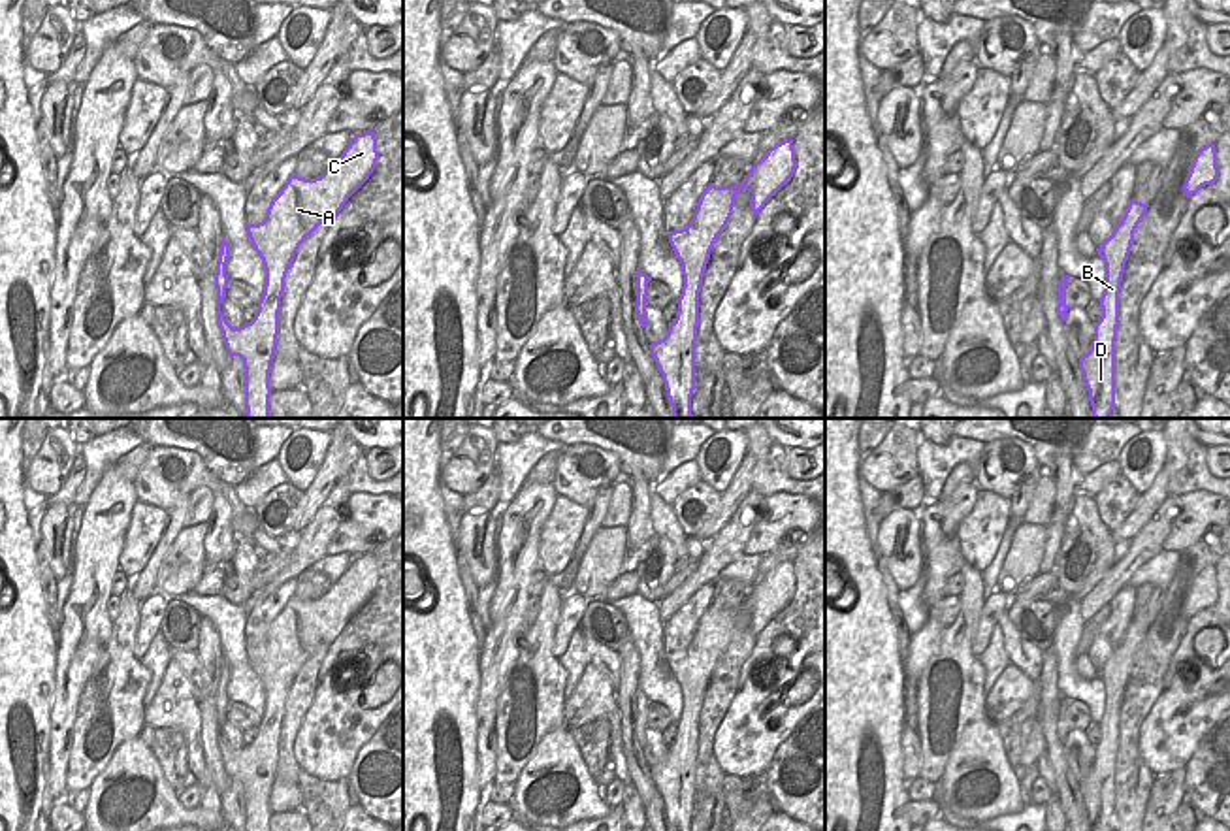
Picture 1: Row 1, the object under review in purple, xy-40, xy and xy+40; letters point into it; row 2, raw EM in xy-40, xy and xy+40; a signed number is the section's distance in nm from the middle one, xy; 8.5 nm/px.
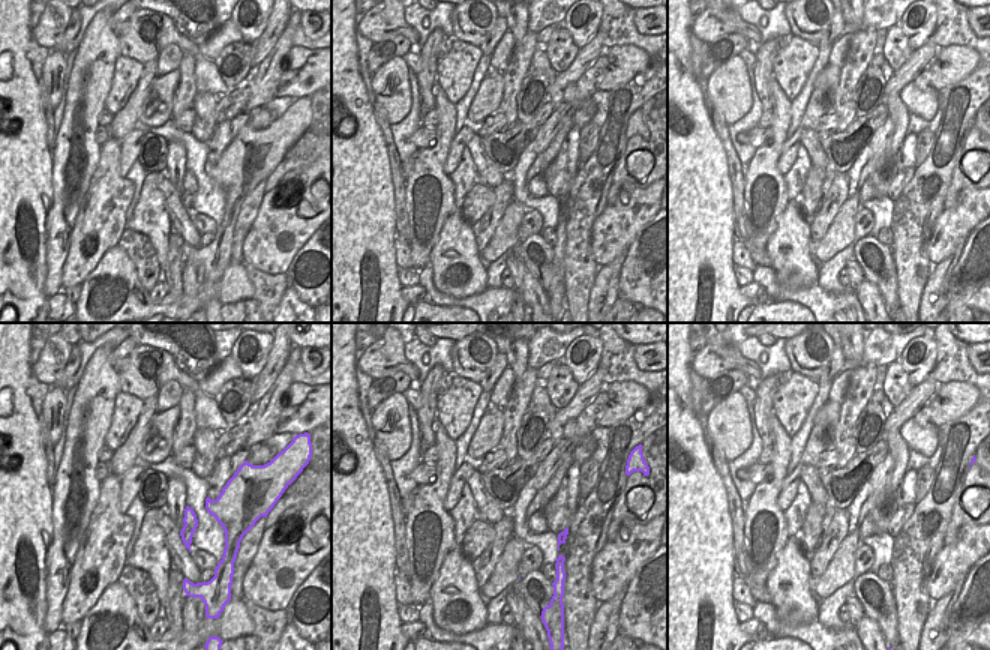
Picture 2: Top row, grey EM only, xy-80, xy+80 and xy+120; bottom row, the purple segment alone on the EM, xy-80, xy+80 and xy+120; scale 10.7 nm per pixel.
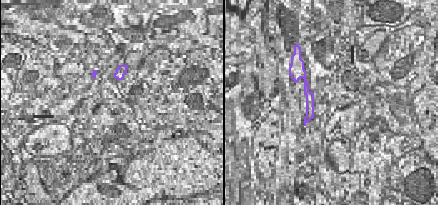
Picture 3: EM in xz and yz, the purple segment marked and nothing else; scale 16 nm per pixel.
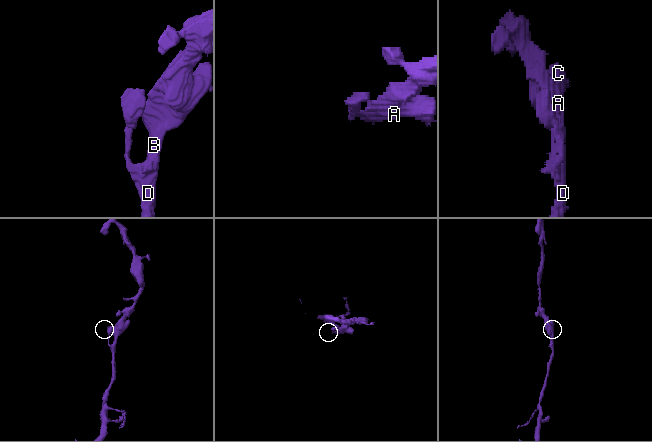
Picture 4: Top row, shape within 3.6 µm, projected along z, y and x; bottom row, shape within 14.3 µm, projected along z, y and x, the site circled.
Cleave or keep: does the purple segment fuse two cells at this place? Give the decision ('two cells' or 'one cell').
one cell

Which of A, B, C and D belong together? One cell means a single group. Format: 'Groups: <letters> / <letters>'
Groups: A B C D.

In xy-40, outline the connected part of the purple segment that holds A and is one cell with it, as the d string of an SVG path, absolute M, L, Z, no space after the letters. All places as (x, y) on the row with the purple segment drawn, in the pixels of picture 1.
M375 132L354 134L343 155L332 160L320 177L305 179L292 173L271 200L264 220L245 224L251 245L262 258L266 285L254 318L239 328L234 328L220 311L230 283L226 275L230 243L222 237L215 273L217 322L228 354L243 360L245 418L271 418L269 371L277 349L281 298L299 245L320 224L330 224L337 217L348 198L369 179L377 160Z

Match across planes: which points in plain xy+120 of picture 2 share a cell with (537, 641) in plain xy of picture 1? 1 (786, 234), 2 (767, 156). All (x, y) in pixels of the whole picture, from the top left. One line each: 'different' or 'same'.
1: different
2: same

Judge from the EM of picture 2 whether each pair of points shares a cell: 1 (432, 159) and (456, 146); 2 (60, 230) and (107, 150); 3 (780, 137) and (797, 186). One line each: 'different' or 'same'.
1: different
2: different
3: different

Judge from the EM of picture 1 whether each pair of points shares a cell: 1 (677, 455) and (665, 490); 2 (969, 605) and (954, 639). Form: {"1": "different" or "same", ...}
{"1": "different", "2": "same"}

